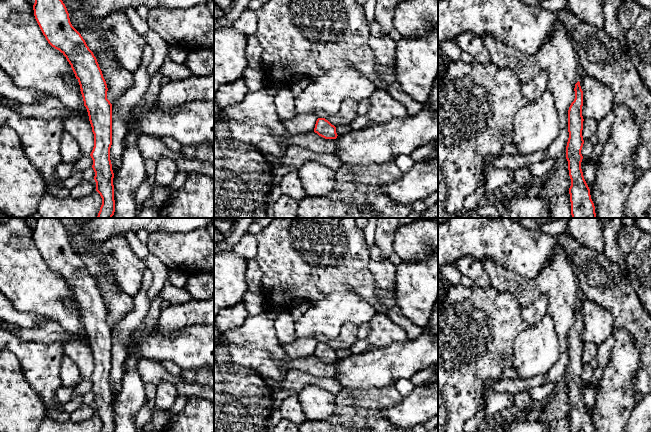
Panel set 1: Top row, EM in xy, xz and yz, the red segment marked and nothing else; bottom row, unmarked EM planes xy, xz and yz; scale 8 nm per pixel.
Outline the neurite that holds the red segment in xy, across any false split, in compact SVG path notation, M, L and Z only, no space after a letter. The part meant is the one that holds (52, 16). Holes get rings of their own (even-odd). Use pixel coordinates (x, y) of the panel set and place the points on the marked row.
M35 0L33 10L46 40L66 57L79 82L94 134L94 147L90 156L96 191L102 198L97 218L112 218L115 212L114 173L110 160L112 104L107 99L106 81L93 52L72 26L62 0Z

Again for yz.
M578 81L575 84L575 99L568 110L569 138L566 146L571 186L569 188L572 218L596 218L595 206L591 199L590 189L584 179L581 169L583 156L581 150L584 144L583 130L583 91Z

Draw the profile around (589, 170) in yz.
M583 158L581 162L581 169L589 189L592 189L596 182L596 166L591 164L589 160Z

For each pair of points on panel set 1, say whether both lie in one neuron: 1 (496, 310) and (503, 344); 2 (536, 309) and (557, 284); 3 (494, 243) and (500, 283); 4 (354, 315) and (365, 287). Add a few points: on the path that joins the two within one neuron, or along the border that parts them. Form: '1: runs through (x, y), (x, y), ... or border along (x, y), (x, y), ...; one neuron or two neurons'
1: runs through (496, 318), (496, 336); one neuron
2: border along (548, 300), (545, 296), (539, 296), (524, 306); two neurons
3: border along (483, 261), (493, 260), (518, 274); two neurons
4: border along (338, 291), (356, 293), (377, 311); two neurons

